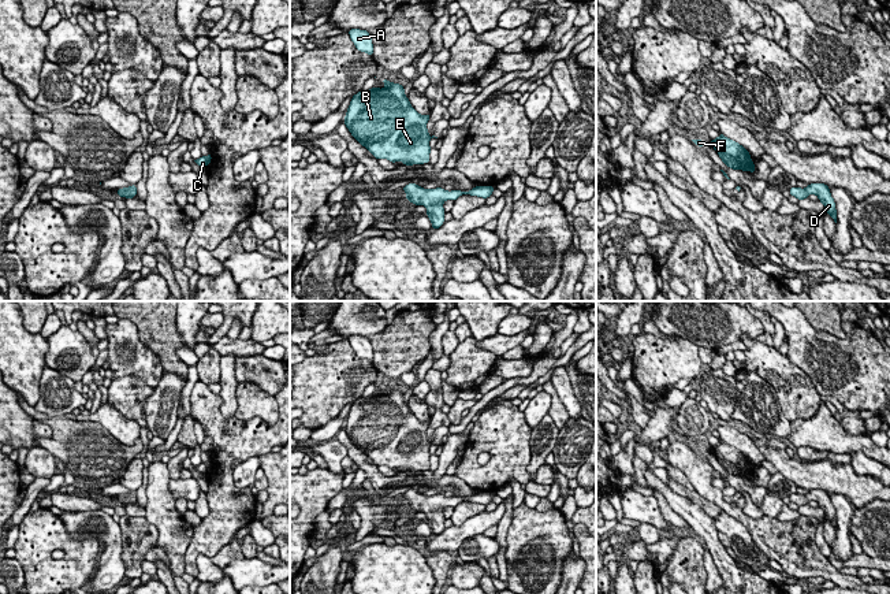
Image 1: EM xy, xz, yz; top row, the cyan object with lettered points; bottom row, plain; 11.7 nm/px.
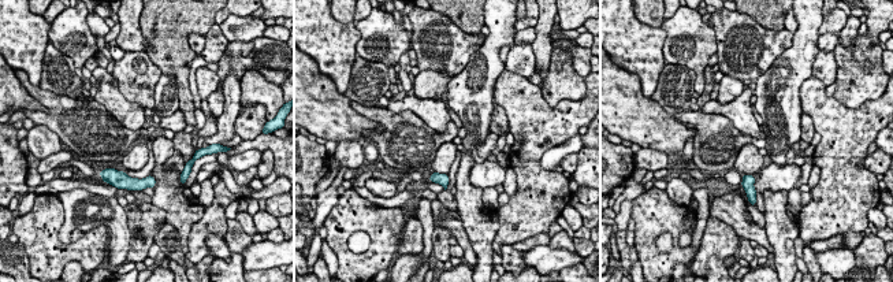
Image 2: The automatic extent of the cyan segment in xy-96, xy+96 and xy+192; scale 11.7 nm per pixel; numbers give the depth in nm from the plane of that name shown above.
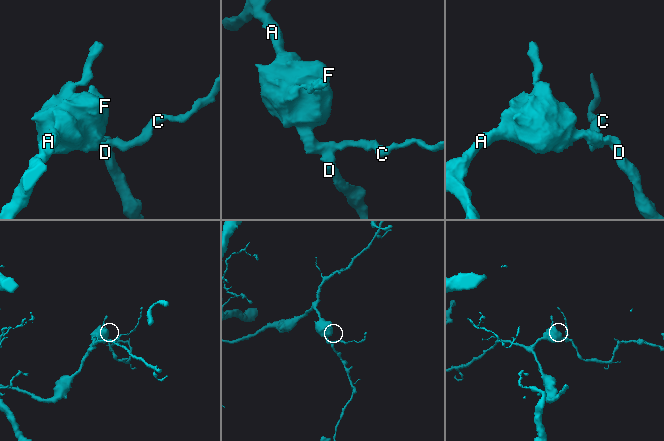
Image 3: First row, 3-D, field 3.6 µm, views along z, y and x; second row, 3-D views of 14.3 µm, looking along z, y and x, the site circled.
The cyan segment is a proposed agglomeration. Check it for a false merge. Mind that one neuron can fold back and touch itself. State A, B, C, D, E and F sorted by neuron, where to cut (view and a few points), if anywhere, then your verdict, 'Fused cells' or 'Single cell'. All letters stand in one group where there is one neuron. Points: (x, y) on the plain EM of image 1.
Groups: A B C D E F. No split. Single cell

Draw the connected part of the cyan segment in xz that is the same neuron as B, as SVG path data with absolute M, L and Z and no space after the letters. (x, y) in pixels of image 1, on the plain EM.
M386 385L381 389L386 391L384 396L372 394L351 404L343 427L346 434L376 467L403 468L403 472L429 469L429 448L435 443L431 443L427 435L431 420L420 422L405 402L402 391L390 389Z

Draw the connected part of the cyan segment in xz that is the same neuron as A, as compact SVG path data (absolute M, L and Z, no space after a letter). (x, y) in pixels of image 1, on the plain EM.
M351 335L347 337L347 339L350 341L351 348L360 359L366 359L369 363L373 361L373 350L369 338Z

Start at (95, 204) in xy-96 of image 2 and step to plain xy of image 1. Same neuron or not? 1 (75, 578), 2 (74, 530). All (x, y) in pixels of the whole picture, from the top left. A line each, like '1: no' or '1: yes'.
1: no
2: yes

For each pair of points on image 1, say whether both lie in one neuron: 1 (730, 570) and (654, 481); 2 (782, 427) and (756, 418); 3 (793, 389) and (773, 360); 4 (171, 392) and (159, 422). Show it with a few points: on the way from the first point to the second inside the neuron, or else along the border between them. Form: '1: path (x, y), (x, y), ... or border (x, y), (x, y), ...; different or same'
1: path (715, 546), (711, 535), (677, 502); same
2: path (775, 424), (763, 418); same
3: path (790, 382), (775, 367); same
4: path (166, 398), (160, 415); same

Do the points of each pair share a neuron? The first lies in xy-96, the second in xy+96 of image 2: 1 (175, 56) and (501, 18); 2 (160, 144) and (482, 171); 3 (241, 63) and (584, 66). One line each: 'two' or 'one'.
1: two
2: two
3: one

